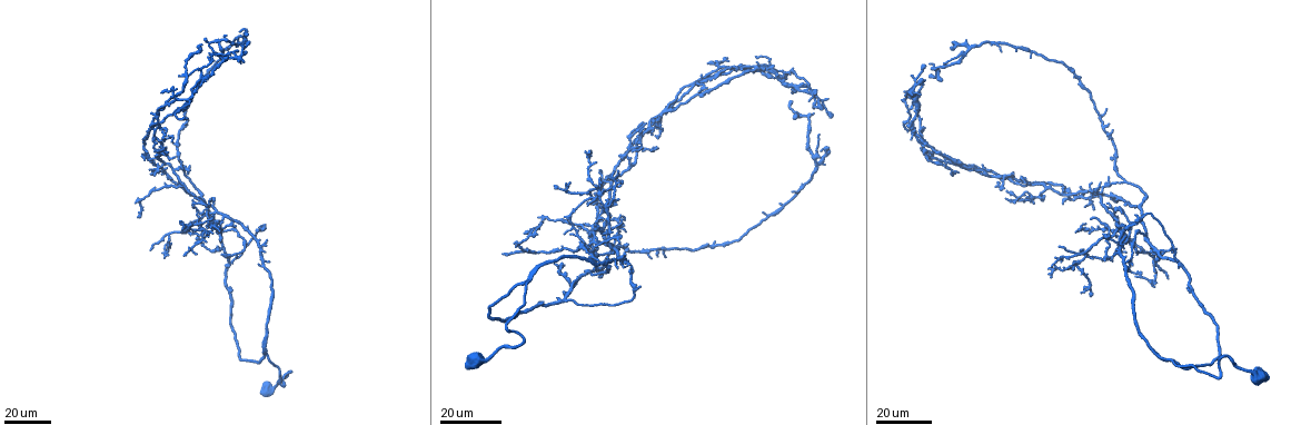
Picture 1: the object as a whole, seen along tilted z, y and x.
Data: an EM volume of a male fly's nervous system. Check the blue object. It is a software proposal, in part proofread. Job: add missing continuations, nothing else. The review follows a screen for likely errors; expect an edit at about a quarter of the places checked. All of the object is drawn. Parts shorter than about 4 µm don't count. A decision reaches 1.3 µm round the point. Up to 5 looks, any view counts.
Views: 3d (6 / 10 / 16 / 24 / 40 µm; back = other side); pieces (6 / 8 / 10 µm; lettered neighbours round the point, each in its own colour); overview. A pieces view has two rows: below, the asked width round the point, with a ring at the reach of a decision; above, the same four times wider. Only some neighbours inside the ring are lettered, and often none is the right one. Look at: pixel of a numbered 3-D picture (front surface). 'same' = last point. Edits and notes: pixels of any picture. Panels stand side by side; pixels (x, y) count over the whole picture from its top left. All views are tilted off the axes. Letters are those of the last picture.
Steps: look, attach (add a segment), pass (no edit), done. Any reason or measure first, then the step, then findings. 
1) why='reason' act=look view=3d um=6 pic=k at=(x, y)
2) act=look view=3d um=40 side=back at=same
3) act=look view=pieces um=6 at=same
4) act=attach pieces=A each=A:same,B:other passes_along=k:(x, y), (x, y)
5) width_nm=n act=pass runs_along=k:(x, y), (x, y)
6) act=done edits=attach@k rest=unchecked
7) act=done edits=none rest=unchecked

why='thin end' act=look view=3d um=24 pic=1 at=(599, 180)

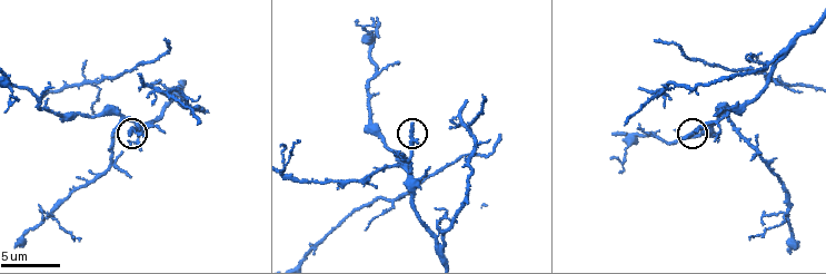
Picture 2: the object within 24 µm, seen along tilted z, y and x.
why='see the neighbours' act=look view=pieces um=8 pic=2 at=(129, 136)

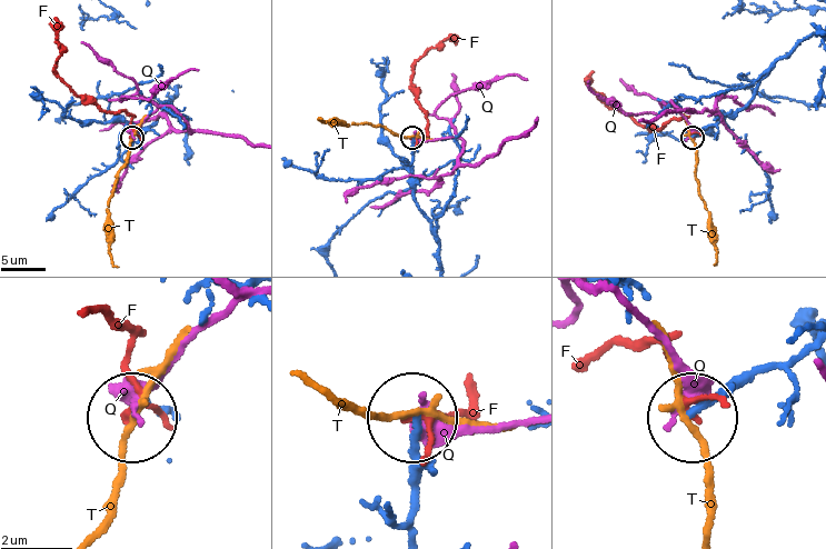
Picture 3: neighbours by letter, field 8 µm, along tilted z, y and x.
width_nm=190 act=pass each=F:other,Q:other,T:other runs_along=3:(416, 538), (415, 418) found='no lettered segment goes on from it'

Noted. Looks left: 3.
why='branch stops here' act=look view=3d um=6 pic=2 at=(628, 121)

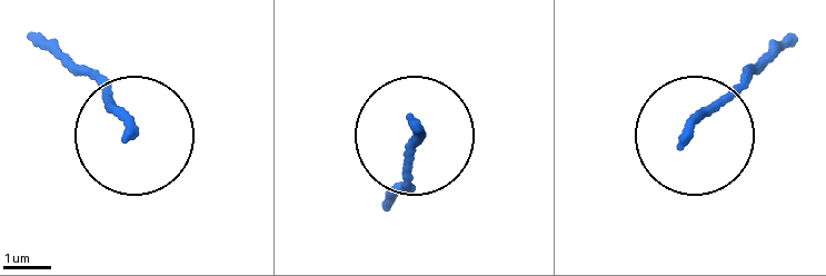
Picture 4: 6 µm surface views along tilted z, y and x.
why='see the neighbours' act=look view=pieces um=6 pic=4 at=(128, 138)

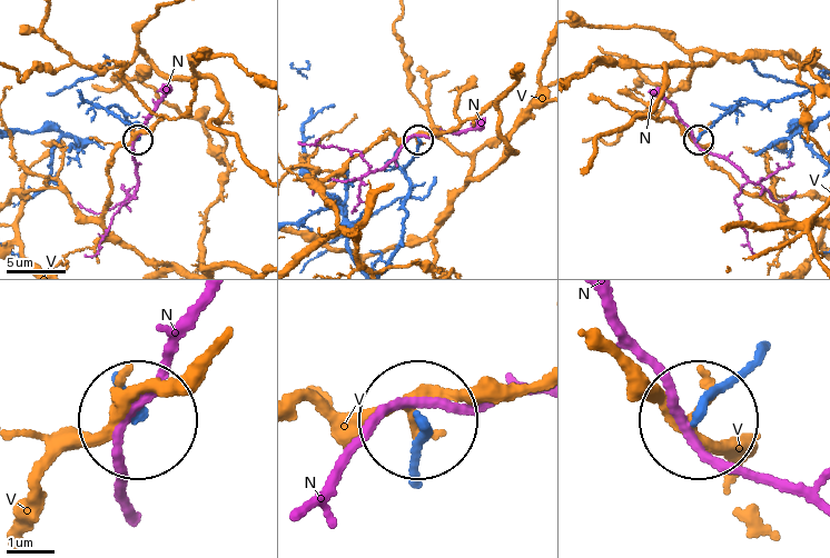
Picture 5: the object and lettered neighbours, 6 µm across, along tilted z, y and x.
width_nm=170 act=pass each=N:other,V:other runs_along=5:(391, 260), (402, 235), (408, 183), (405, 170), (418, 141) found='none of them fits'

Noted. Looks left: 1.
act=done edits=none rest=unchecked

